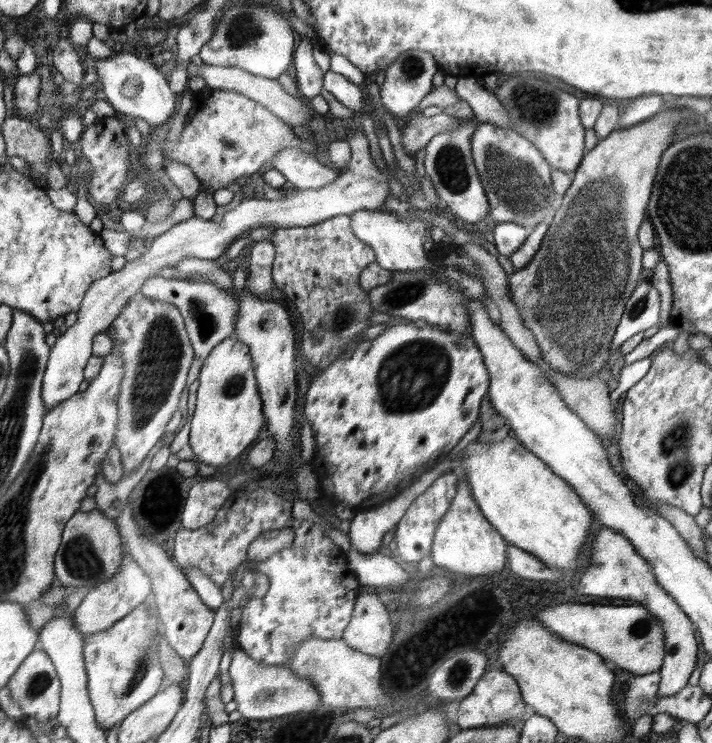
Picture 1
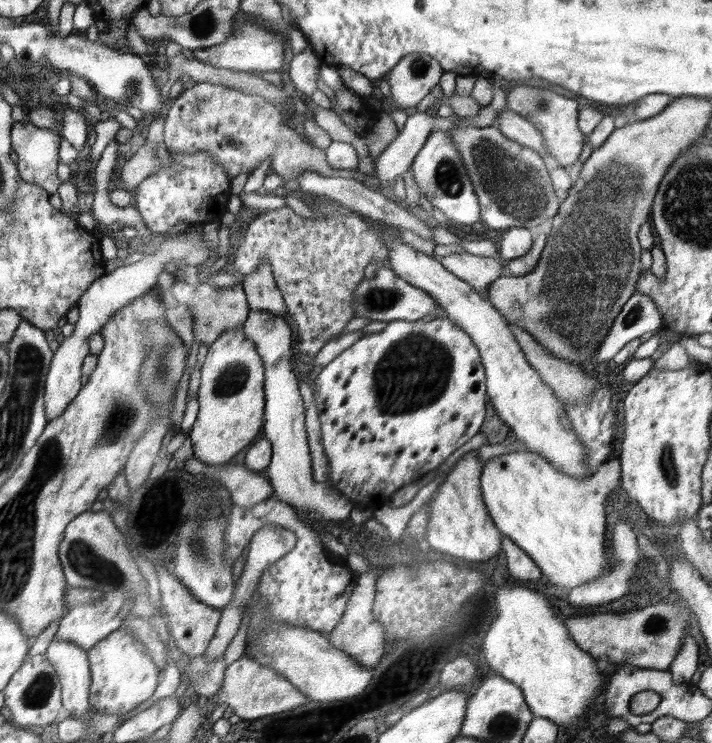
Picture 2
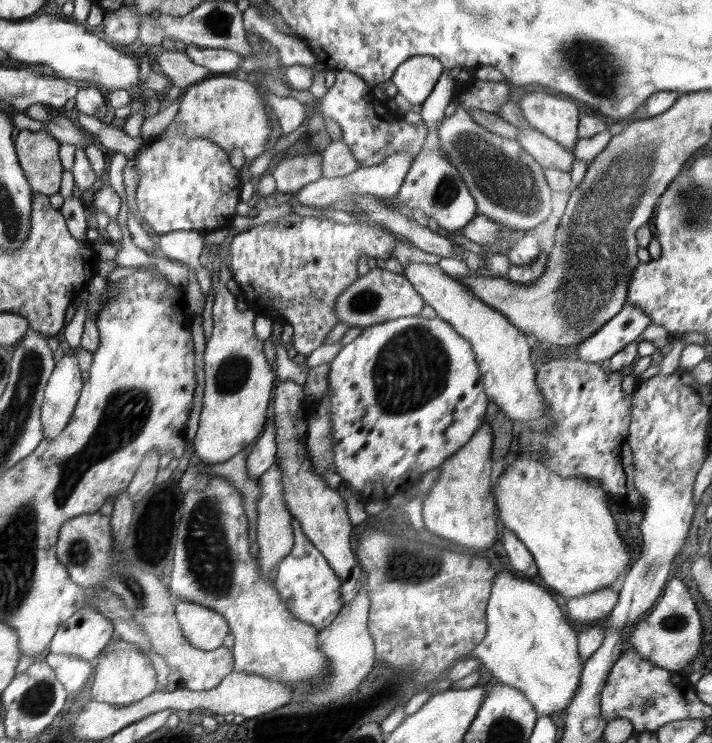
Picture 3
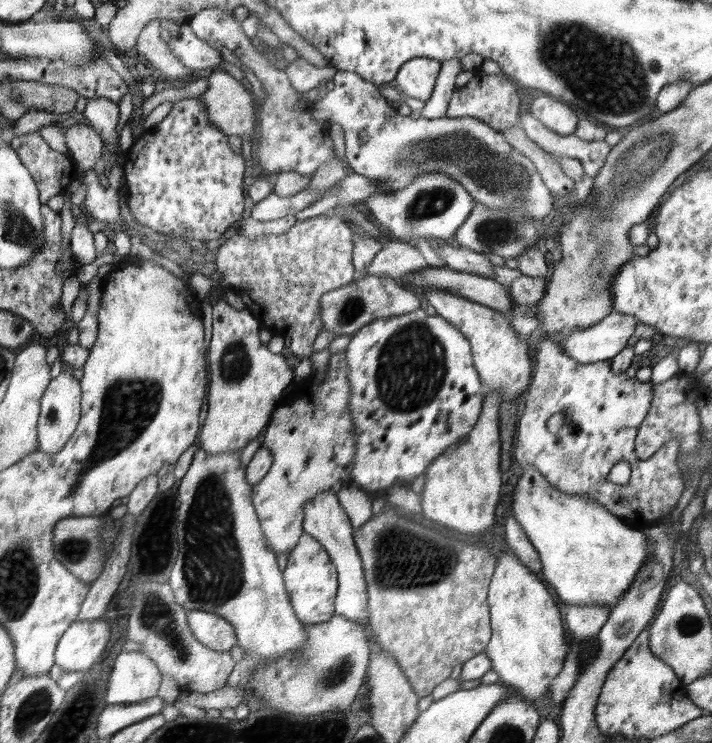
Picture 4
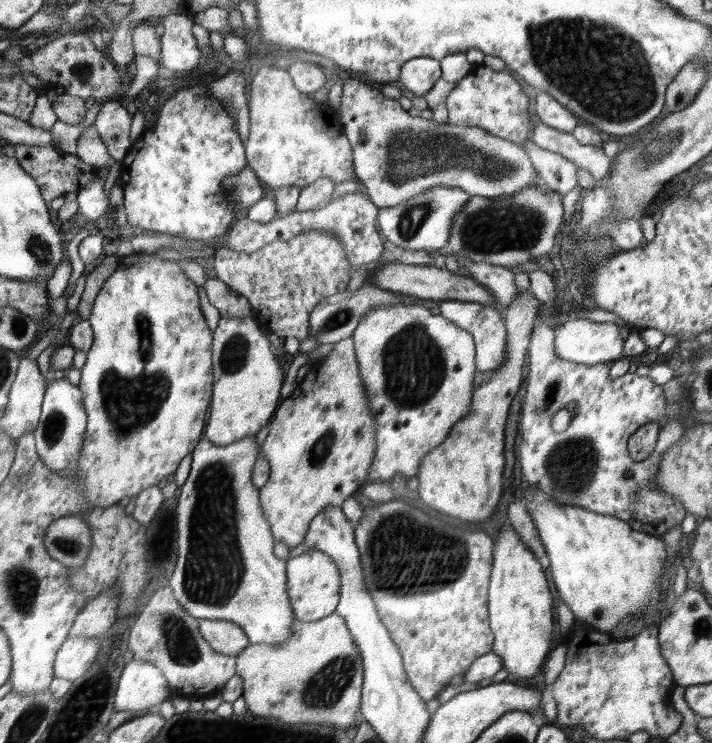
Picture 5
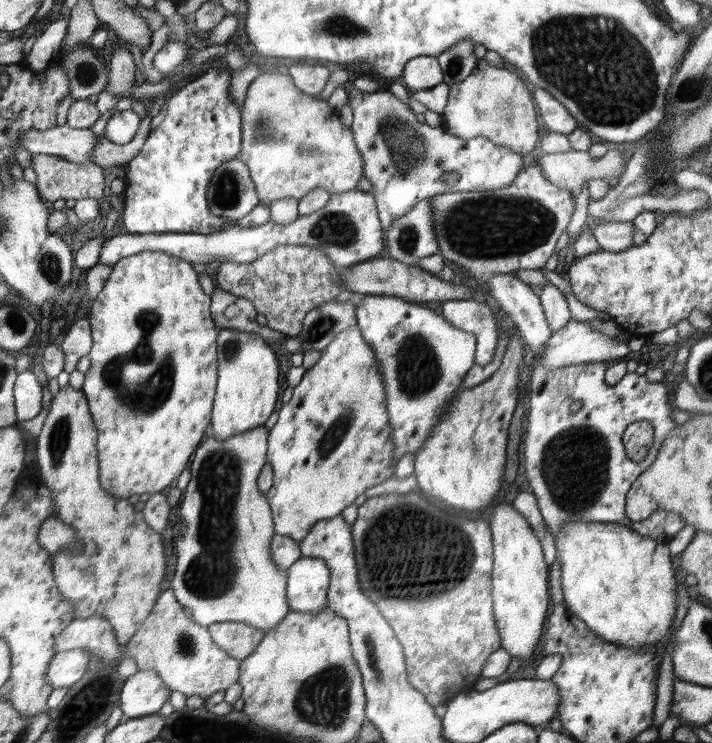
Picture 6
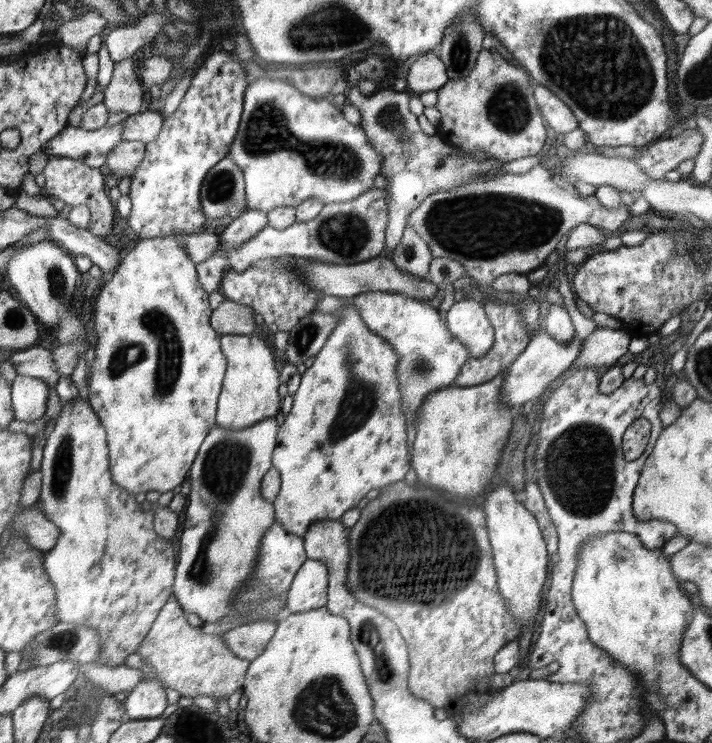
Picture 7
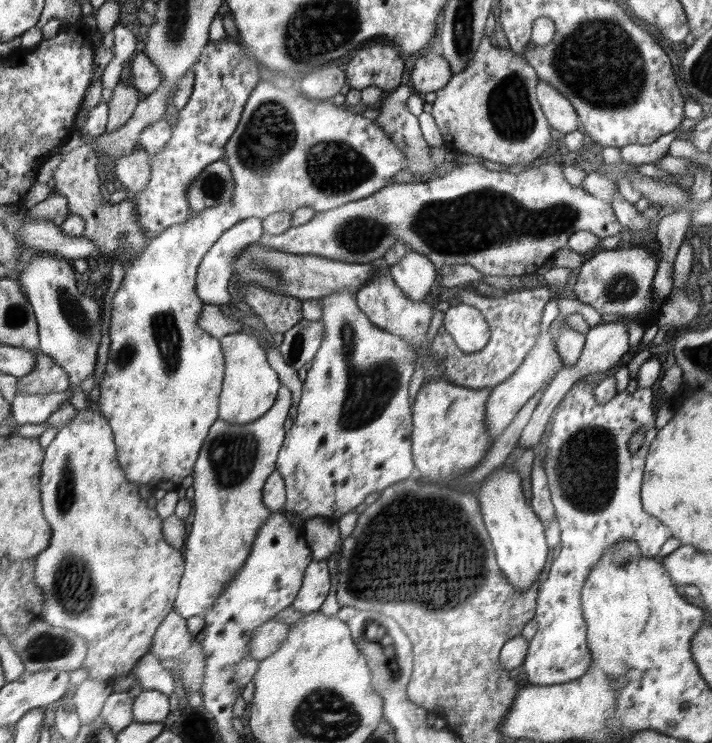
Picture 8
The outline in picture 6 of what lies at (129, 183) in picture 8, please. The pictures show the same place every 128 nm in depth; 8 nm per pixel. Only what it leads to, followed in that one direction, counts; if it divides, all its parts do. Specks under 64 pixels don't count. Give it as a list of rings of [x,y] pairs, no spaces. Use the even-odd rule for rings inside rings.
[[[146,115],[136,135],[125,146],[113,144],[105,136],[99,136],[99,140],[93,146],[91,162],[99,165],[102,169],[125,167],[132,158],[142,149],[145,139],[151,134],[151,117]]]

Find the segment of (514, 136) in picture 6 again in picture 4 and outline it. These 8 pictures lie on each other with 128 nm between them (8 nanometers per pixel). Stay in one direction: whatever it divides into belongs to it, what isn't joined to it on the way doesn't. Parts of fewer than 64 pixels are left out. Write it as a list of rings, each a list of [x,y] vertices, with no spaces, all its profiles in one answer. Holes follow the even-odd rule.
[[[479,70],[462,87],[454,88],[449,100],[446,116],[460,118],[470,116],[488,124],[496,131],[505,130],[508,126],[516,126],[520,118],[520,98],[516,88],[512,86],[512,80],[504,74],[485,74]]]

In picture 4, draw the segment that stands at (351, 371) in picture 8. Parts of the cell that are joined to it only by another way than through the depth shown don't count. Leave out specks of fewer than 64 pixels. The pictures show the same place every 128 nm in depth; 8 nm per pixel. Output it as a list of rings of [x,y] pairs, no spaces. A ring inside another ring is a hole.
[[[346,352],[331,354],[326,378],[318,384],[305,384],[309,389],[310,398],[293,398],[292,402],[280,403],[272,411],[270,422],[264,433],[261,446],[266,447],[272,453],[272,466],[264,478],[252,487],[252,504],[256,508],[264,538],[268,540],[268,546],[276,557],[284,557],[298,543],[303,532],[304,503],[314,499],[314,495],[322,491],[334,491],[342,485],[351,482],[350,469],[352,459],[356,455],[356,432],[352,424],[352,416],[348,409],[350,388],[348,388],[348,360]]]

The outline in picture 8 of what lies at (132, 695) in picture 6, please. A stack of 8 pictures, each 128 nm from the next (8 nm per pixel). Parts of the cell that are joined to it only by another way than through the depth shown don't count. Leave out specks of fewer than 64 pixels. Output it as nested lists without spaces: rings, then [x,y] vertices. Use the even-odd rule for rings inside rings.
[[[143,690],[134,697],[132,714],[139,723],[162,722],[166,716],[172,716],[170,711],[169,695],[157,690]]]

